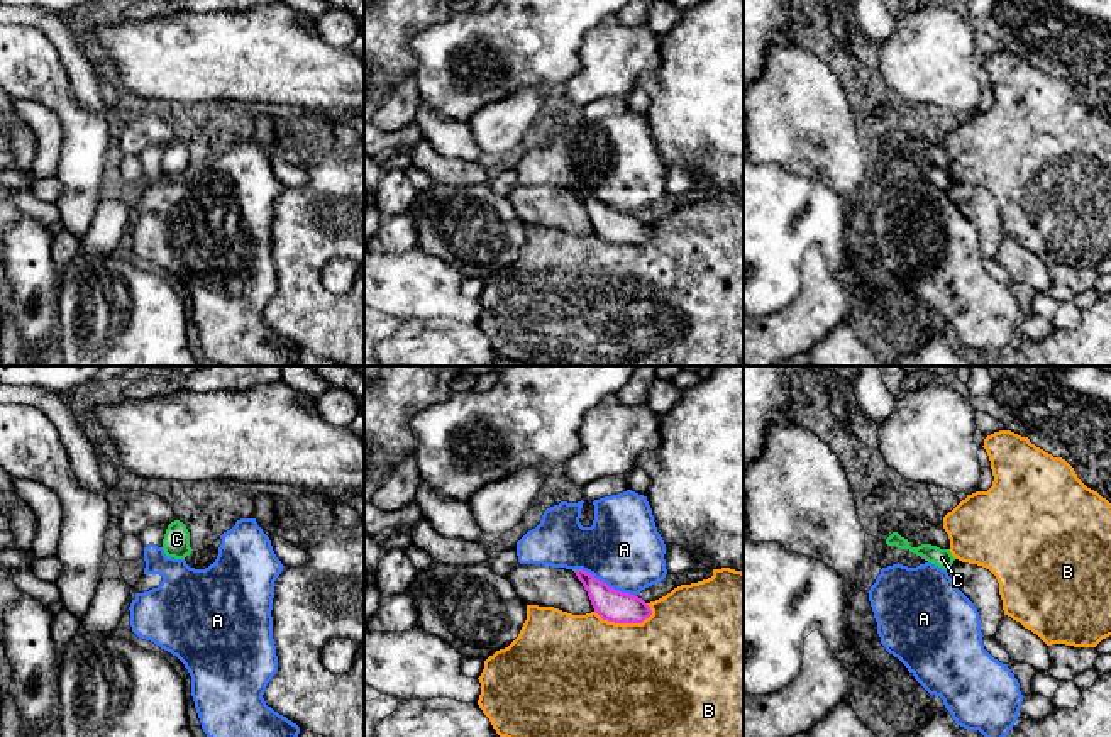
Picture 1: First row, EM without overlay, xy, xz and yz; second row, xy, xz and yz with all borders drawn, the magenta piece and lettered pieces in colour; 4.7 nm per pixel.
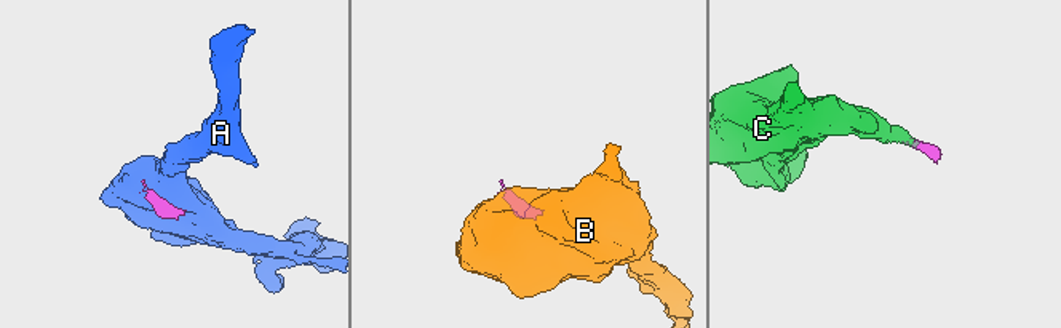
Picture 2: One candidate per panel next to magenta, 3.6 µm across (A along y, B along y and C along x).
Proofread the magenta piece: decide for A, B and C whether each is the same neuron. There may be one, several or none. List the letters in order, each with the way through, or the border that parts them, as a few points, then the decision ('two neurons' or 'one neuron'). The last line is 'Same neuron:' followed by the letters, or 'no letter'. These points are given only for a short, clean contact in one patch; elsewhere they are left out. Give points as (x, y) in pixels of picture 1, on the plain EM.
A: border xz (578, 188), (635, 217); two neurons
B: border xz (595, 231), (603, 239), (615, 243), (642, 243), (652, 234); two neurons
C: way yz (920, 177), (923, 178), (942, 178); one neuron
Same neuron: C

